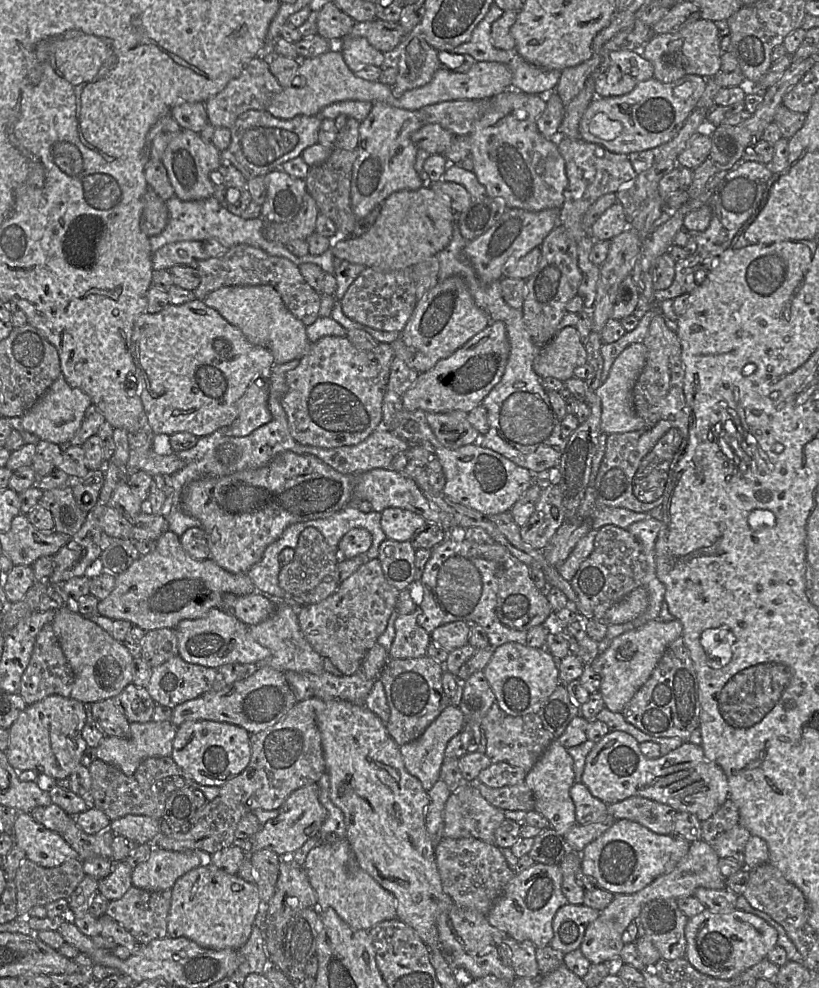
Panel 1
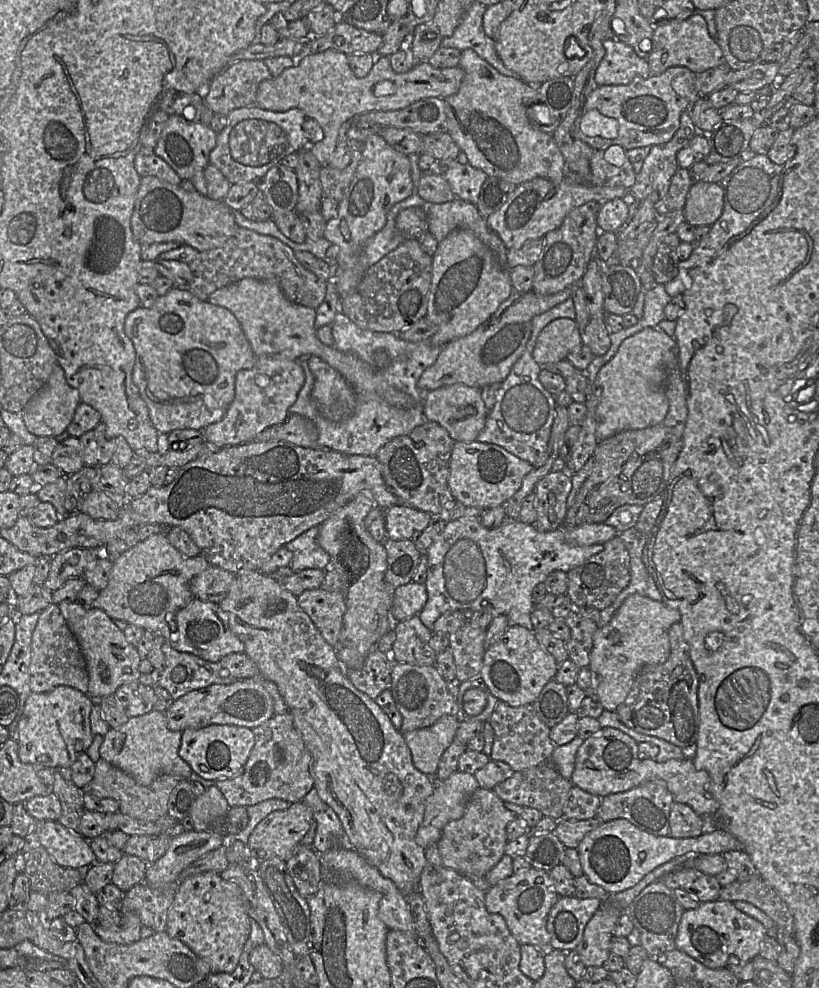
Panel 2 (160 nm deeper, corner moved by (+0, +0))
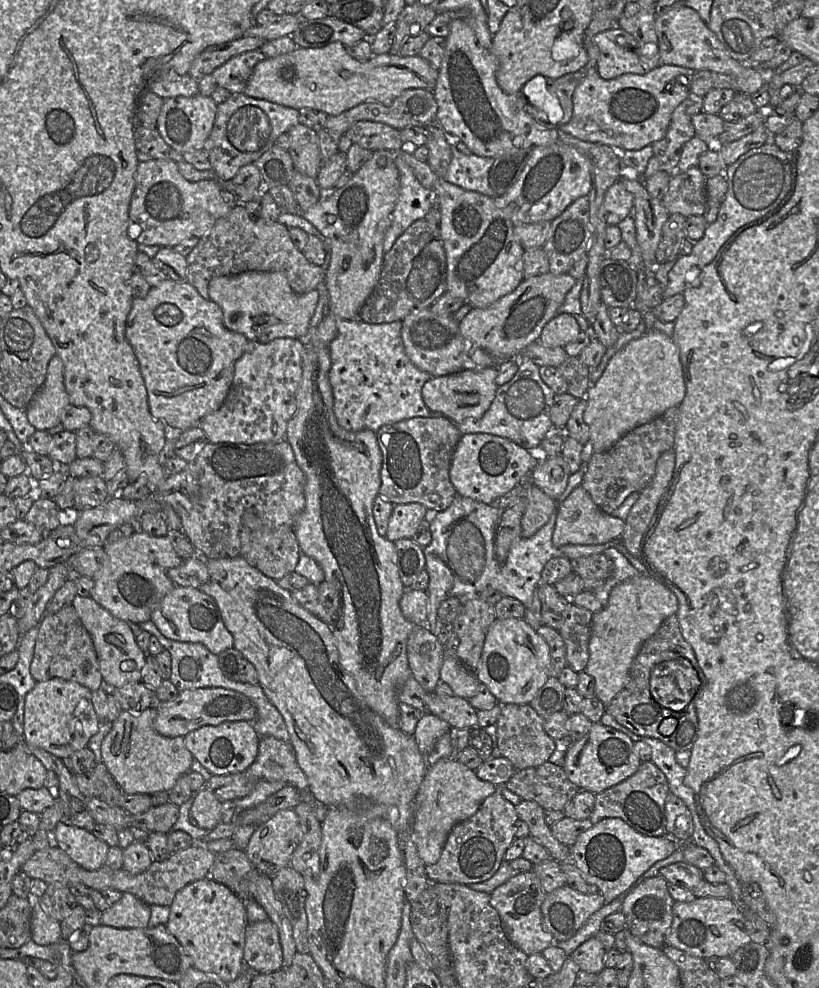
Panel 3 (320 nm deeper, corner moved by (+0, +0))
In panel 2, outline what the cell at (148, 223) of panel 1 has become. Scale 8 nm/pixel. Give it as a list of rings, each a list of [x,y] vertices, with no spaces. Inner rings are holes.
[[[144,176],[136,195],[131,228],[141,244],[178,242],[200,252],[223,246],[238,226],[223,200],[208,198],[196,190],[186,191],[155,176]]]

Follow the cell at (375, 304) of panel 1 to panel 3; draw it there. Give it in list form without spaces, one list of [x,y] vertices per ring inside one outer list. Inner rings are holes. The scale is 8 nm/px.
[[[419,219],[384,254],[379,280],[360,309],[358,319],[369,324],[402,321],[414,311],[429,308],[444,295],[446,288],[446,253],[439,226]]]

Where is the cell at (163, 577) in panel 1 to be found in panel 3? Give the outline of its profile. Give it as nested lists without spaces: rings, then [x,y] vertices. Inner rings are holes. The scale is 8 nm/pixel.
[[[136,531],[114,543],[105,543],[105,560],[94,574],[94,587],[90,597],[115,618],[127,623],[151,621],[151,614],[164,596],[175,586],[167,575],[171,568],[182,564],[183,559],[174,551],[166,536],[154,537]]]

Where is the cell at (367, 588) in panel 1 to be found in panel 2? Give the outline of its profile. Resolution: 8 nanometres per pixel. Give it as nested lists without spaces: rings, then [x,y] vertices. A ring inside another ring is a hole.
[[[322,588],[306,590],[297,596],[297,603],[311,618],[325,641],[335,647],[346,612],[343,592],[330,592]]]

